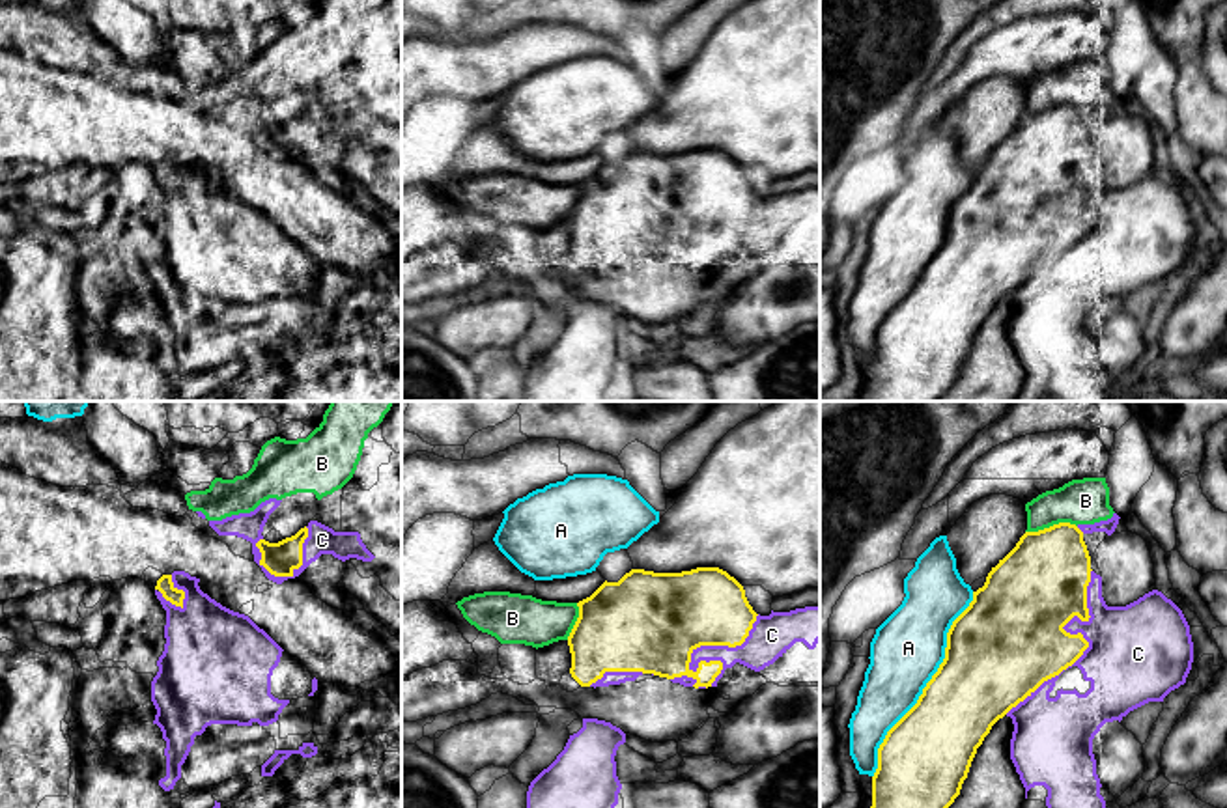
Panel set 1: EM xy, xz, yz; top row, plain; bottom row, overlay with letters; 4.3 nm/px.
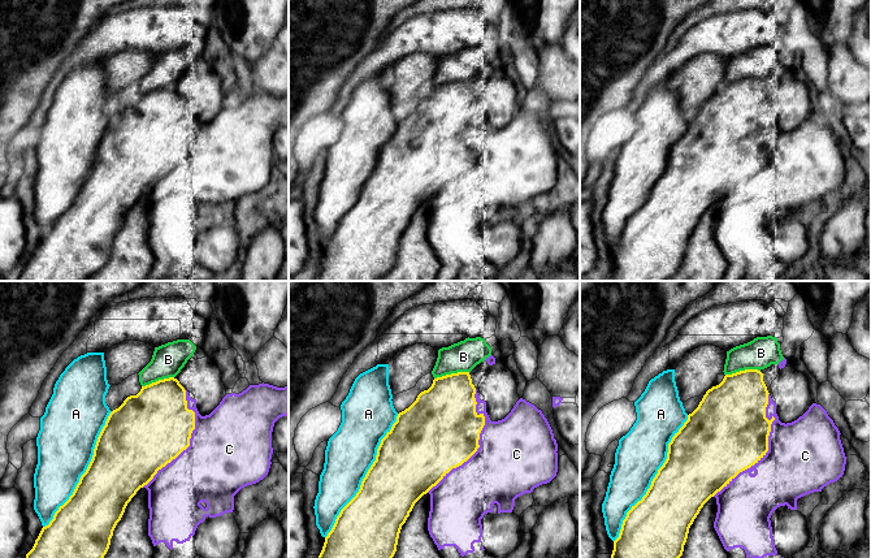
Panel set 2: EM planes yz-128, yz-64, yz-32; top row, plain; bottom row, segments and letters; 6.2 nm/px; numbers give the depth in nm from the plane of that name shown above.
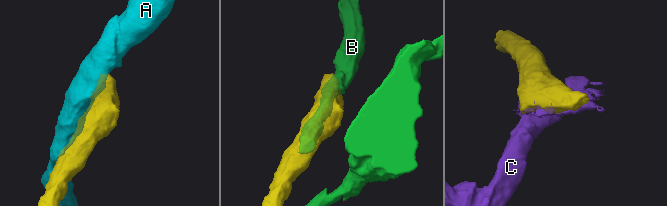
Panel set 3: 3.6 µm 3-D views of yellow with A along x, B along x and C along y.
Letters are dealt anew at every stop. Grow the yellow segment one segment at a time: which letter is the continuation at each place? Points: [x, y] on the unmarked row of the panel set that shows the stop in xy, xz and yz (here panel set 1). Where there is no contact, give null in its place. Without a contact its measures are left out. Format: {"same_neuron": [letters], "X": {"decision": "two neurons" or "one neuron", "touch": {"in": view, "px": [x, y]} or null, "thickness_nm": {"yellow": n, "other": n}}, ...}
{"same_neuron": [], "A": {"decision": "two neurons", "touch": {"in": "yz", "px": [927, 267]}, "thickness_nm": {"yellow": 380, "other": 300}}, "B": {"decision": "two neurons", "touch": {"in": "yz", "px": [1050, 109]}, "thickness_nm": {"yellow": 380, "other": 190}}, "C": {"decision": "two neurons", "touch": {"in": "yz", "px": [1082, 219]}, "thickness_nm": {"yellow": 360, "other": 420}}}

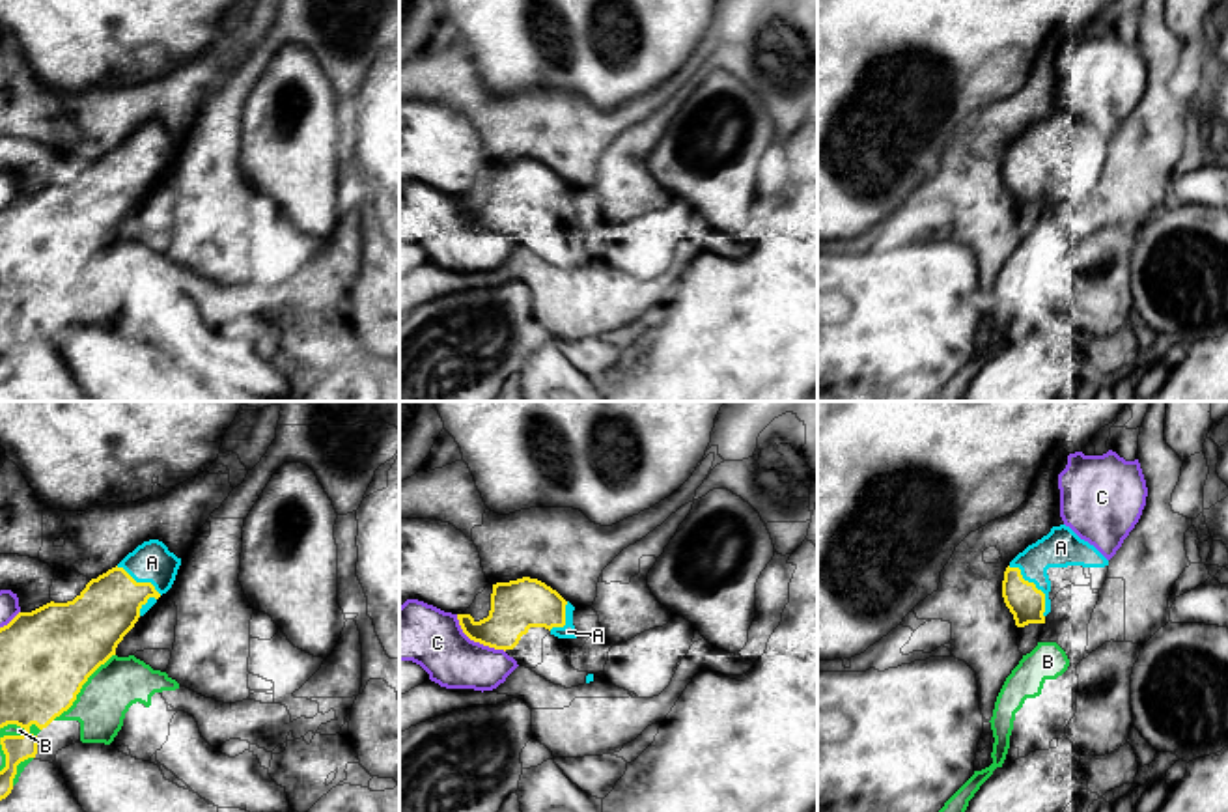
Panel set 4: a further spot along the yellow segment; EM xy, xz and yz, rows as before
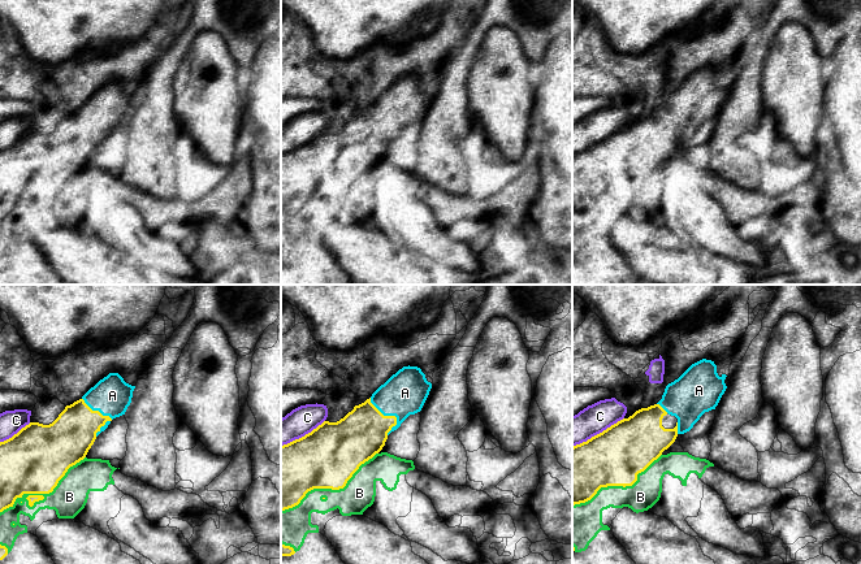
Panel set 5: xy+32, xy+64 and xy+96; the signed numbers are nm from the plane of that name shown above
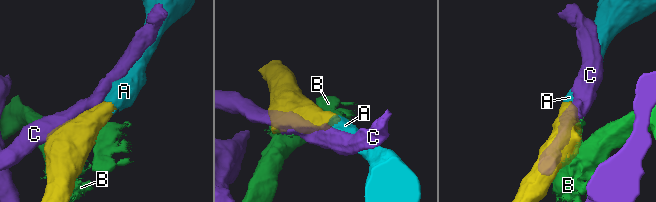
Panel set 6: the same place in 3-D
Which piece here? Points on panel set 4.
{"same_neuron": ["A"], "A": {"decision": "one neuron", "touch": {"in": "yz", "px": [1034, 168]}, "thickness_nm": {"yellow": 160, "other": 170}}, "B": {"decision": "two neurons", "touch": {"in": "xy", "px": [19, 318]}, "thickness_nm": {"yellow": 340, "other": 50}}, "C": {"decision": "two neurons", "touch": {"in": "xz", "px": [476, 223]}, "thickness_nm": {"yellow": 220, "other": 260}}}

